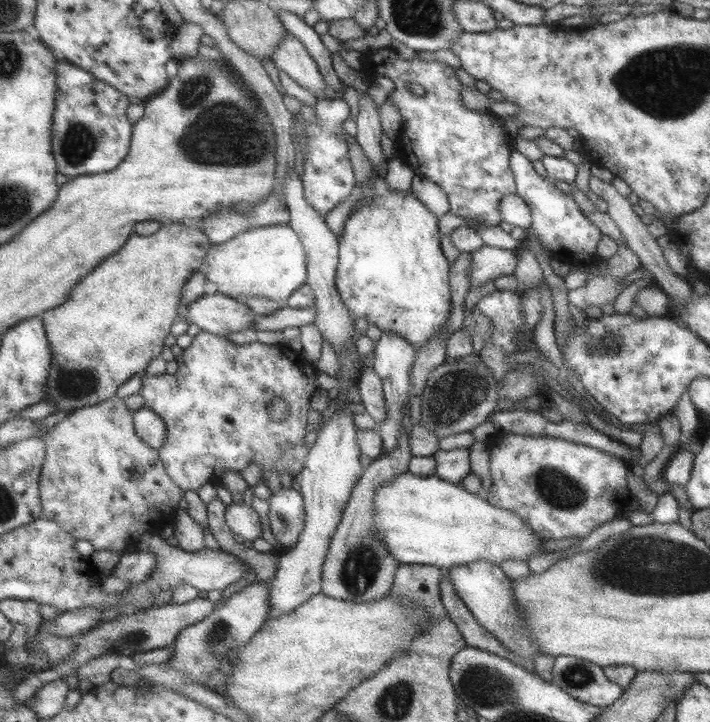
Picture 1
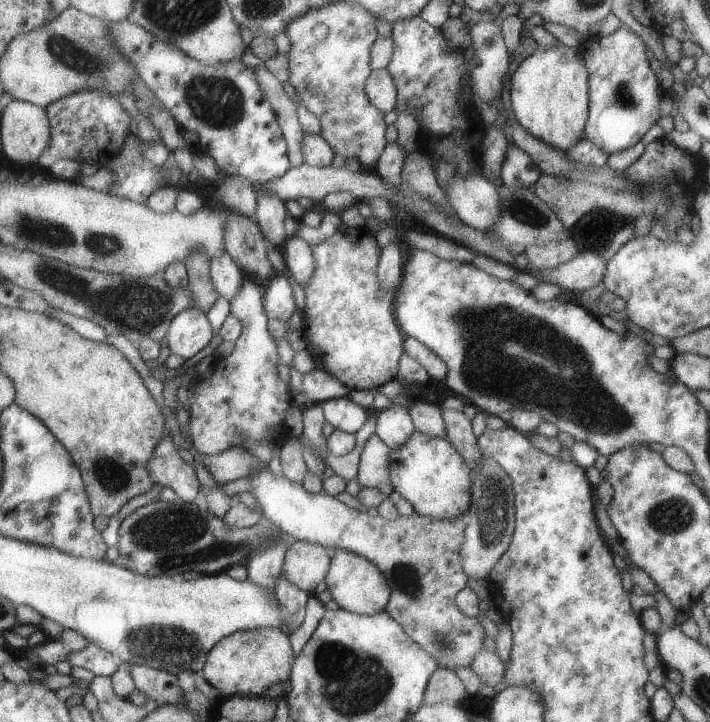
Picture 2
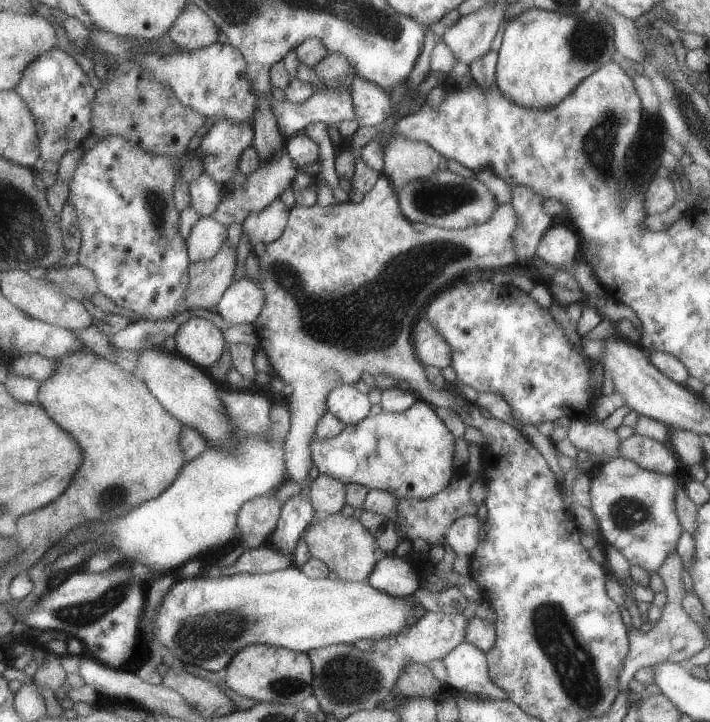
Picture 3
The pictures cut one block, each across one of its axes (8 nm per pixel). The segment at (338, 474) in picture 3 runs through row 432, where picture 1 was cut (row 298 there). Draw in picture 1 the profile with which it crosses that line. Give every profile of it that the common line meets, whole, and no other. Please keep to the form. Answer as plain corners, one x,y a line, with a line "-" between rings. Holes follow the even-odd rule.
398,192
375,193
373,199
350,215
339,240
336,287
340,300
354,319
366,318
382,332
395,332
415,350
434,341
450,319
450,262
444,257
438,231
439,218
418,197

